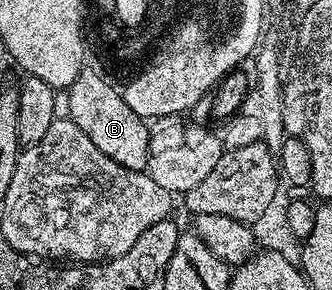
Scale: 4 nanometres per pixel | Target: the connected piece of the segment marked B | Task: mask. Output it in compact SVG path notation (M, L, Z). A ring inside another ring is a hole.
M84 67L77 74L77 78L66 89L66 115L85 134L89 134L93 146L105 154L105 158L113 158L117 166L125 166L129 170L144 171L150 156L150 127L144 117L133 114L125 102L122 91L110 84L108 77L101 69Z

